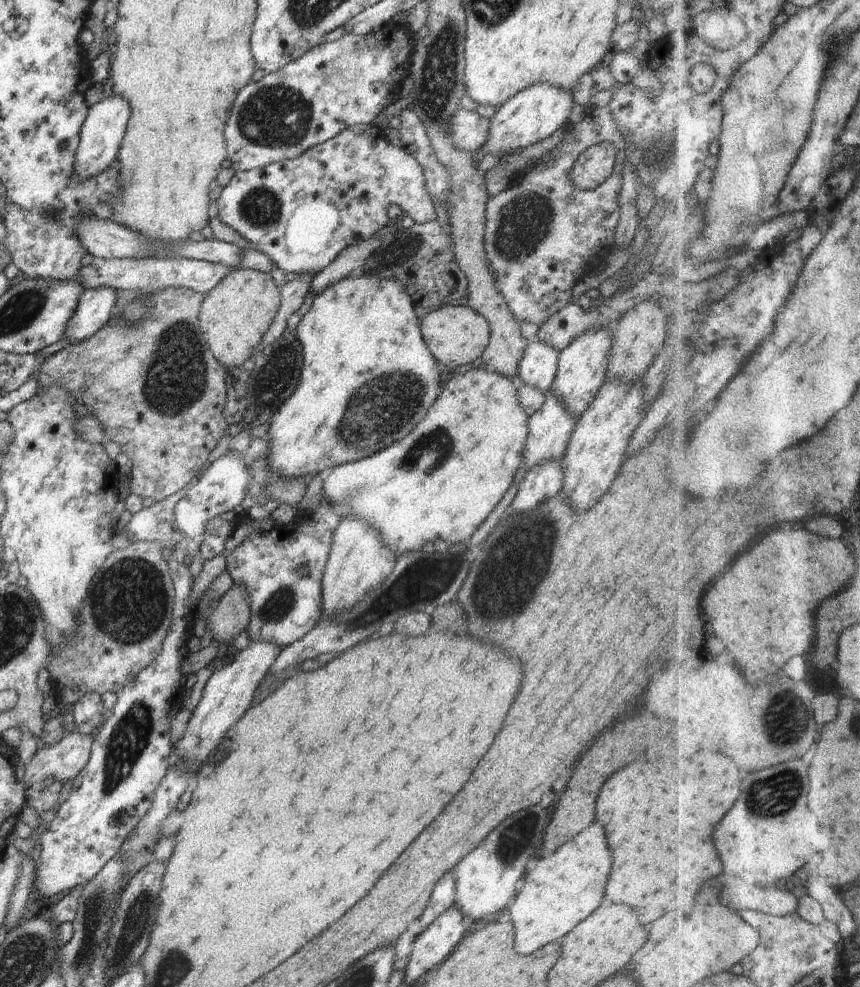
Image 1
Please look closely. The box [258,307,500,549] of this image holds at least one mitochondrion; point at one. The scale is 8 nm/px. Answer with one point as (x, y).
(381, 406)

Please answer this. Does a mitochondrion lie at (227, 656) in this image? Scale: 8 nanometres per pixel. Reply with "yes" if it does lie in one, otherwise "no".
no

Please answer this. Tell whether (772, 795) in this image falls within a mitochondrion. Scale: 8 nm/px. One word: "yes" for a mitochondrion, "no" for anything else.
yes

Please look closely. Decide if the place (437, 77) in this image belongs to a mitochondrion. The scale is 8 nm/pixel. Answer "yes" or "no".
yes

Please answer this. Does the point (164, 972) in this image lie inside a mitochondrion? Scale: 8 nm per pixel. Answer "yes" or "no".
yes

